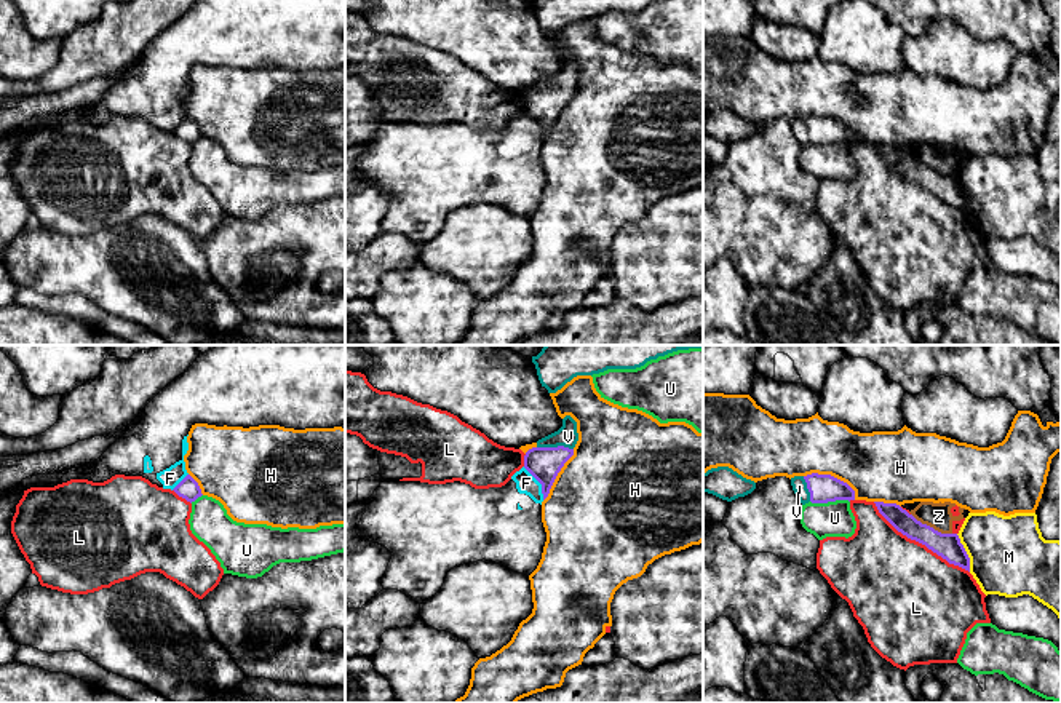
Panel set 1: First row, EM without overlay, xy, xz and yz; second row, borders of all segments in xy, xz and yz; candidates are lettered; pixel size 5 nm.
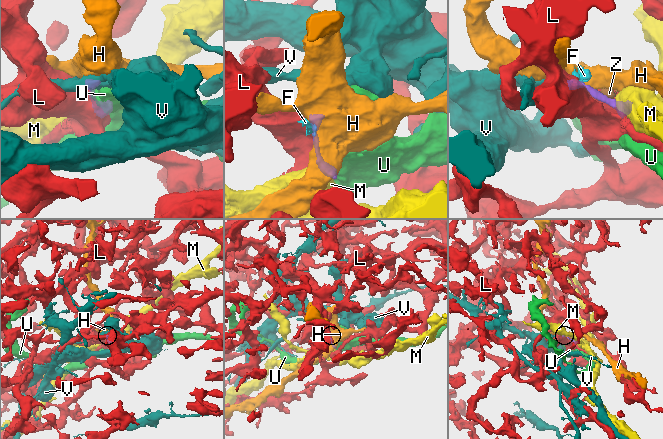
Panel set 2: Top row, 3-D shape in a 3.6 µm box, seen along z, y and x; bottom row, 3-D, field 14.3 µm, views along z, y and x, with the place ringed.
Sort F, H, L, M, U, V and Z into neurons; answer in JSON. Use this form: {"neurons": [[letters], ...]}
{"neurons": [["F"], ["H"], ["L", "Z"], ["M"], ["U"], ["V"]]}

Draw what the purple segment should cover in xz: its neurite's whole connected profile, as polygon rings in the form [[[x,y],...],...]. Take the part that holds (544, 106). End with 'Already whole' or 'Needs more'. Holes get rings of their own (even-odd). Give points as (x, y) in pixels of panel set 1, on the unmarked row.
[[[566,58],[558,73],[538,81],[537,88],[526,94],[524,110],[542,126],[543,142],[564,105],[574,97],[577,83],[577,64]]]. Needs more

